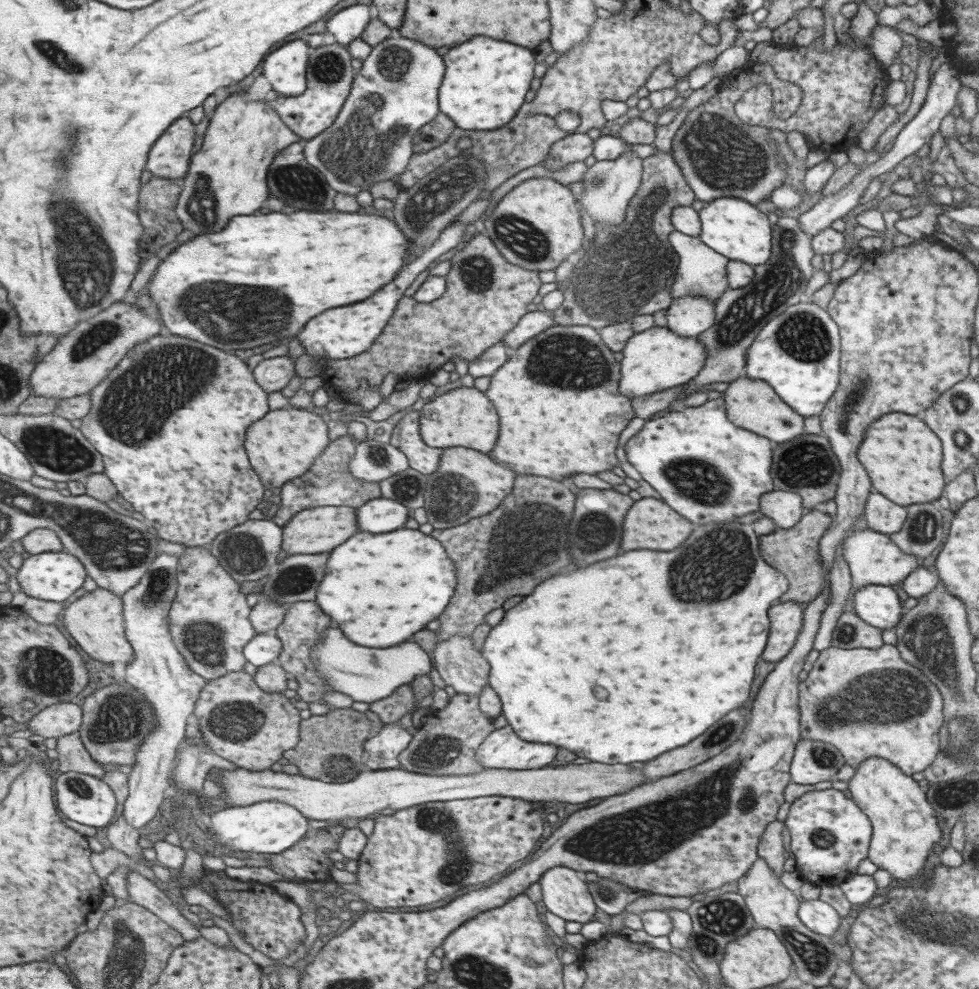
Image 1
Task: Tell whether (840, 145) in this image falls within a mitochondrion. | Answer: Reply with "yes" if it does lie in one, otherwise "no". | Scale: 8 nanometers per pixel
no

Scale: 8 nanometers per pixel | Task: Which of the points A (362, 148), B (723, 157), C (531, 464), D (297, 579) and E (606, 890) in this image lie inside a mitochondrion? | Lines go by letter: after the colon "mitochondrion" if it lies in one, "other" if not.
A: mitochondrion
B: mitochondrion
C: other
D: mitochondrion
E: mitochondrion

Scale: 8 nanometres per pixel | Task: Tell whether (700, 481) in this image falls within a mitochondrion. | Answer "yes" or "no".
yes

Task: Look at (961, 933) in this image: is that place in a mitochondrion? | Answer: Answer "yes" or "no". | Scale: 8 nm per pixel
yes

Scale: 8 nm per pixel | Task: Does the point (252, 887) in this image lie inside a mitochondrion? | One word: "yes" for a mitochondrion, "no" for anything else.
no

